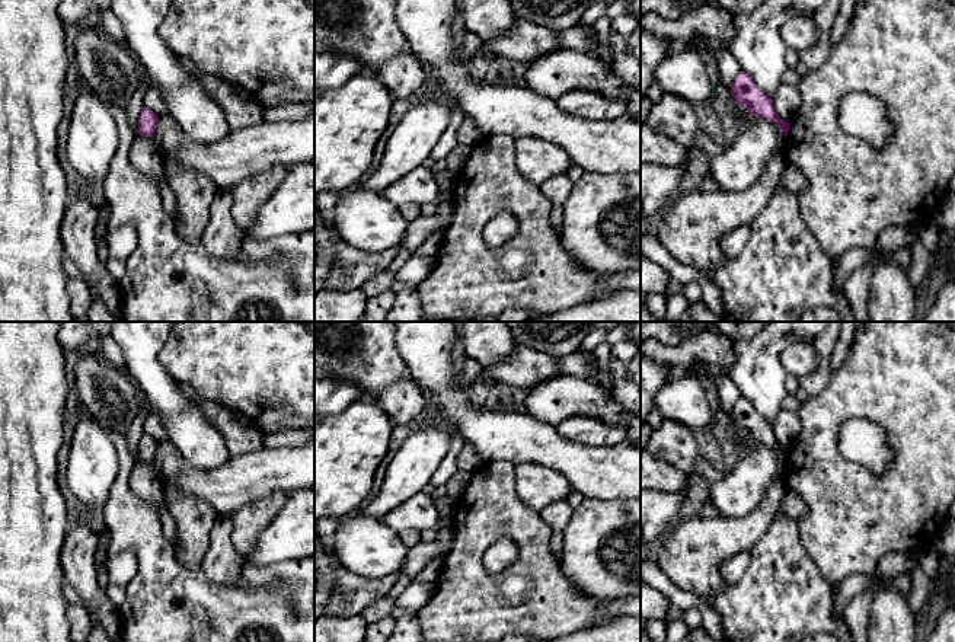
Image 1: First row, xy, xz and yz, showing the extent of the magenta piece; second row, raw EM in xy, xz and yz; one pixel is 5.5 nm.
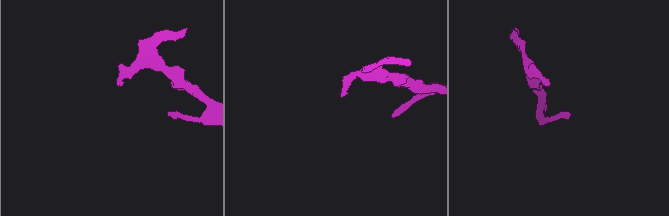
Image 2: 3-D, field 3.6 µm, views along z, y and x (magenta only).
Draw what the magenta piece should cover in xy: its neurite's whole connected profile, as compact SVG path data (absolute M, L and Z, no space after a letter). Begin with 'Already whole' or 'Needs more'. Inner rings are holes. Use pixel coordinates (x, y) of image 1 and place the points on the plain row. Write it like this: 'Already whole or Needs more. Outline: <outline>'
Already whole. Outline: M144 432L138 443L138 456L137 459L144 463L153 463L156 457L156 451L159 448L157 440L154 440L150 434Z

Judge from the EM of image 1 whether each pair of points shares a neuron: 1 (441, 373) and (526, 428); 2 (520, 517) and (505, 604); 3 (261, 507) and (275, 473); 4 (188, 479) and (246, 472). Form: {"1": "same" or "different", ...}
{"1": "same", "2": "same", "3": "different", "4": "same"}

